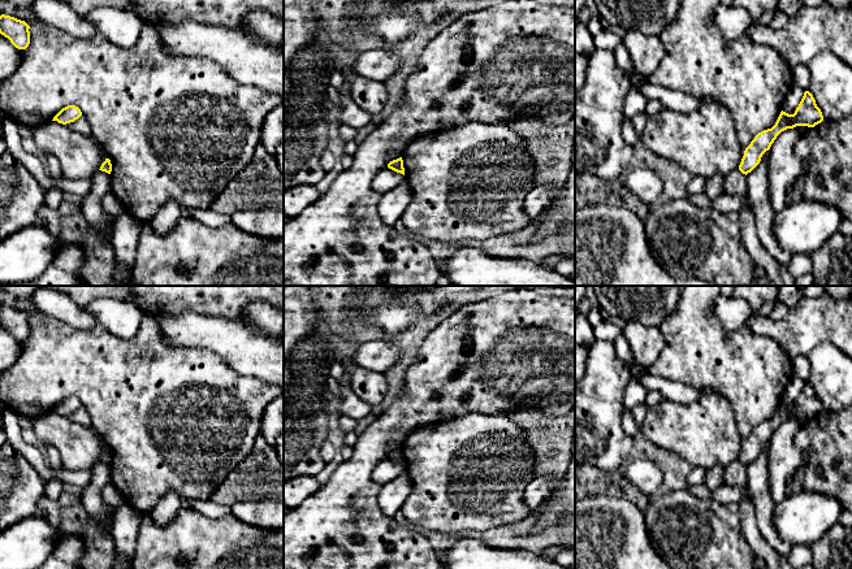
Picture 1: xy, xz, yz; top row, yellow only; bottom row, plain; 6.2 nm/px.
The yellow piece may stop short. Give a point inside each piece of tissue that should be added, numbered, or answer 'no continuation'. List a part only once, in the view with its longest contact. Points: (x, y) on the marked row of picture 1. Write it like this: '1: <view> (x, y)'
no continuation

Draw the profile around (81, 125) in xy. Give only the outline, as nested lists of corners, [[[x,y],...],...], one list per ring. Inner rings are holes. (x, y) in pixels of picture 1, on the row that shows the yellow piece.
[[[82,114],[78,120],[75,120],[74,122],[70,122],[68,125],[73,131],[77,131],[82,135],[86,135],[86,136],[92,135],[92,129],[85,114]]]

